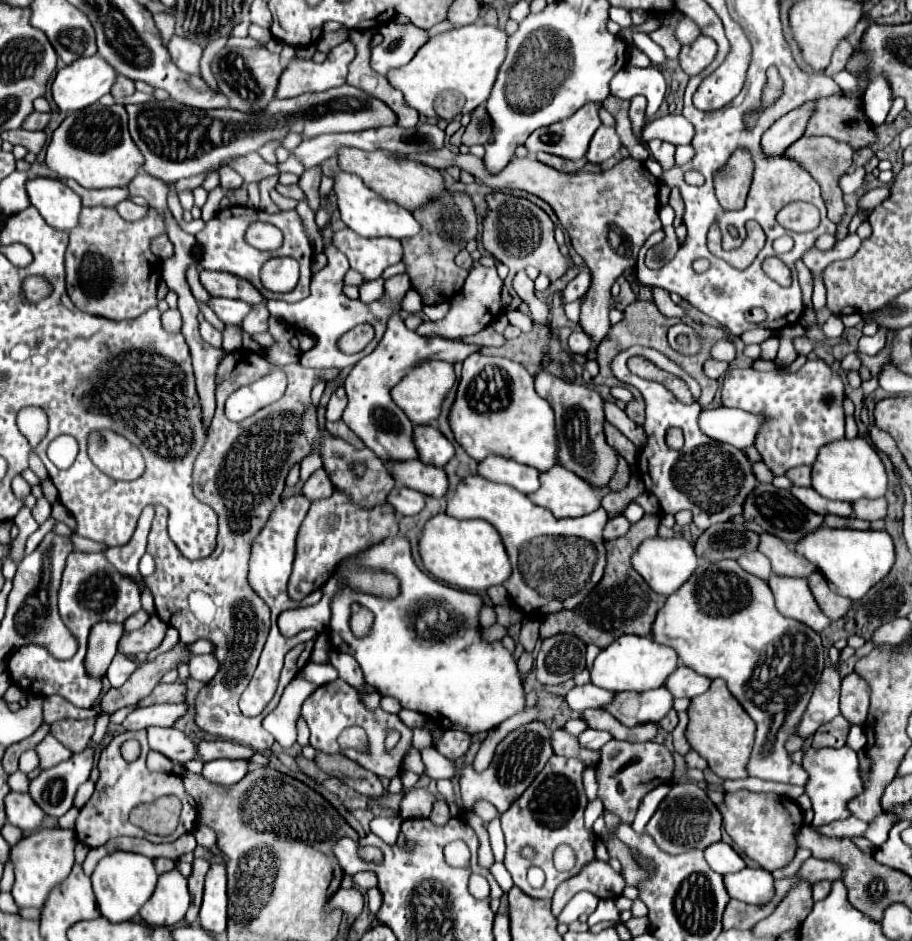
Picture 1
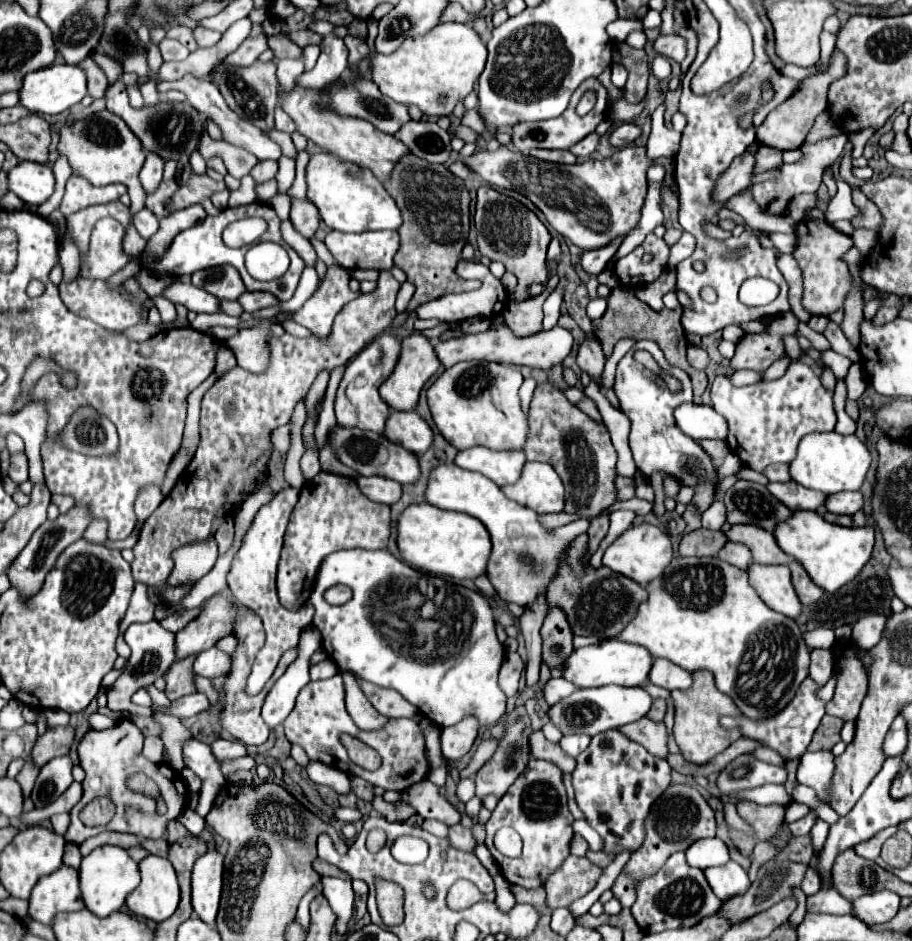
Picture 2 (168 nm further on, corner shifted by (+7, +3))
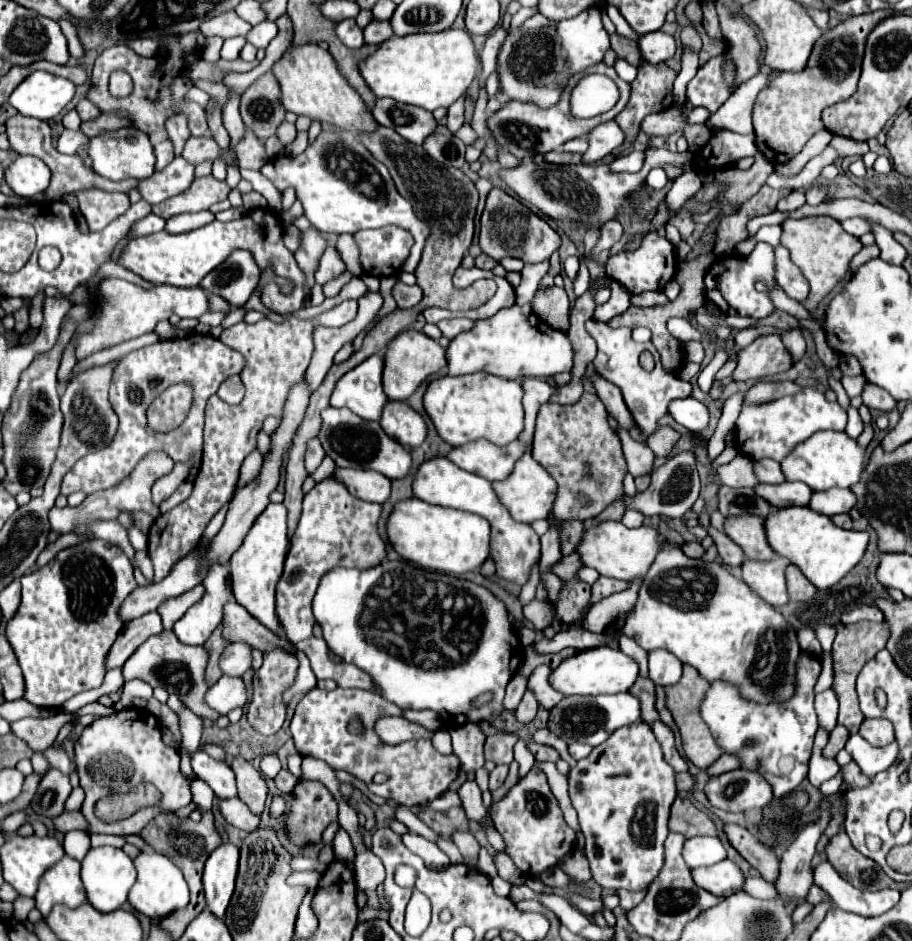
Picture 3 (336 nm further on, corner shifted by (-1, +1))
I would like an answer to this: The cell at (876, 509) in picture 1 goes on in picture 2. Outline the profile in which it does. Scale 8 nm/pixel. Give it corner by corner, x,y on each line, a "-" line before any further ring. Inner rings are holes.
841,491
839,495
827,495
827,511
837,515
853,515
863,507
861,491

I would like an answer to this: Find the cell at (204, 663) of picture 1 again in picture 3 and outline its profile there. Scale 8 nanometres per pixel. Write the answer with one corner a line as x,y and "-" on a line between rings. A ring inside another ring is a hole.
231,643
219,657
219,667
223,675
241,677
247,669
251,669
251,647
243,643

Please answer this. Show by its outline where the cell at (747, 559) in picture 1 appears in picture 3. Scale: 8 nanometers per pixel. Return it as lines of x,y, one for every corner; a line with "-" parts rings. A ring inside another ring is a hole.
709,529
709,535
713,537
717,549
719,549
719,555
723,559
725,565
729,567
741,567
743,561
745,561
745,555
743,555
743,549
739,549
739,545
735,545
725,533
719,533
717,529

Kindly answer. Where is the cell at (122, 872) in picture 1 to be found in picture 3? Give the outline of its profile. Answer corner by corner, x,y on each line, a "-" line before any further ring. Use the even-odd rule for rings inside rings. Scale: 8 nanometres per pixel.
97,847
89,849
81,863
81,879
87,891
87,901
101,913
111,913
115,909
121,909
121,905
127,901
127,893
133,887
137,877
135,865
131,857
117,847

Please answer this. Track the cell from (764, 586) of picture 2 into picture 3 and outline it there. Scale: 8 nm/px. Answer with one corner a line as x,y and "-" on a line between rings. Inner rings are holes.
775,557
775,561
745,561
741,565
743,581
769,605
783,607
789,603
785,569
789,561

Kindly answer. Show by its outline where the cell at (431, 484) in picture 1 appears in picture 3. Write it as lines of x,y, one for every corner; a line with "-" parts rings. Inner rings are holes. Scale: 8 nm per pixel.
327,407
323,413
323,427
319,433
319,441
325,453
337,463
337,467
351,467
351,469
371,469
383,473
389,479
403,479
411,471
411,451
393,441
379,423
363,421
349,409
335,409

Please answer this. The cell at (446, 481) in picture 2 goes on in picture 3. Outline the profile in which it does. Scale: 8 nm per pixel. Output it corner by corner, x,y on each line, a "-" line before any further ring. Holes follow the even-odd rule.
437,457
425,461
419,467
417,477
413,481
413,493
425,503
439,507
453,507
459,511
469,511
485,517
491,523
491,557
497,565
497,575
505,581
511,581
517,587
527,585
531,569
539,561
539,535
529,523
517,523
511,517
507,507
503,507
499,497
495,495
491,481
455,467
455,463
451,463
445,457

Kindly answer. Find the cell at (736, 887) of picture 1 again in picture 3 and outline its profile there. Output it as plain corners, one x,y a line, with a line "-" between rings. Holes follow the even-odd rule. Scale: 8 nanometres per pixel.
729,859
711,867
693,869
693,877
699,887
715,893
721,899
737,891
743,891
743,885
745,885
745,873

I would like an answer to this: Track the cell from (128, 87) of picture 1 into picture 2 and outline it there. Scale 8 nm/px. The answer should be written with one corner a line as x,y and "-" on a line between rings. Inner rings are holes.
91,57
83,59
83,63
79,63
79,67
83,67
83,69
87,71
87,93
89,93
93,99
103,97
103,95
105,95
105,89
109,87
105,73
97,67
97,63
95,63

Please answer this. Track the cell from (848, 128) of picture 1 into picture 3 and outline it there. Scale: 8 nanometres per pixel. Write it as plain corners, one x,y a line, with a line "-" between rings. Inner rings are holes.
887,9
883,13
849,17
847,21
839,23
837,27
821,35
821,39
815,43
807,69
803,69
801,73
773,71
773,81
769,83
767,89
759,93
757,103
753,107
753,127
757,135
757,147
771,163
785,163
793,155
797,155
805,147
805,143
813,137
813,133
823,129
821,111
855,93
867,33
871,33
871,29
879,23
879,19
885,19
891,13
893,11

